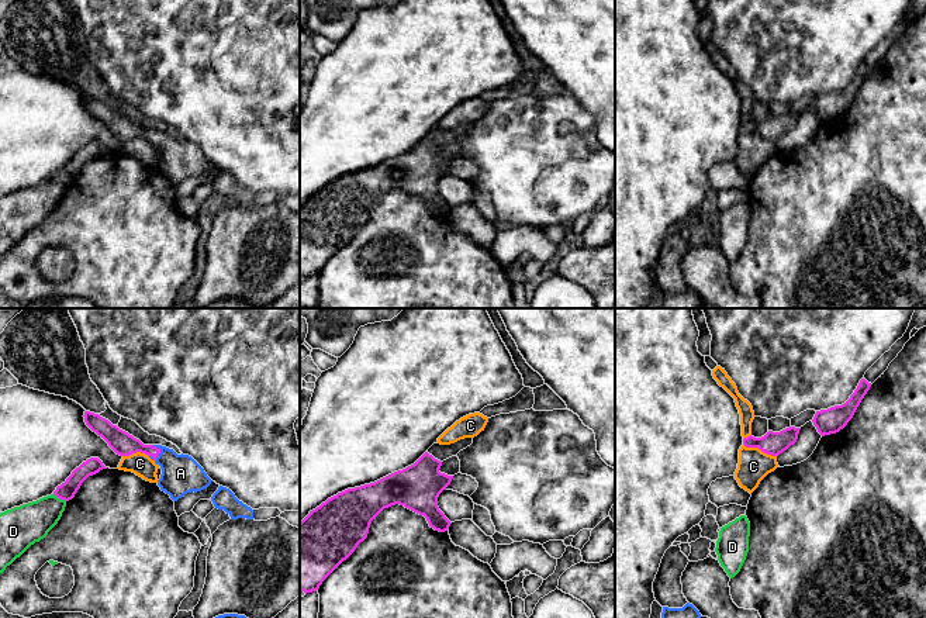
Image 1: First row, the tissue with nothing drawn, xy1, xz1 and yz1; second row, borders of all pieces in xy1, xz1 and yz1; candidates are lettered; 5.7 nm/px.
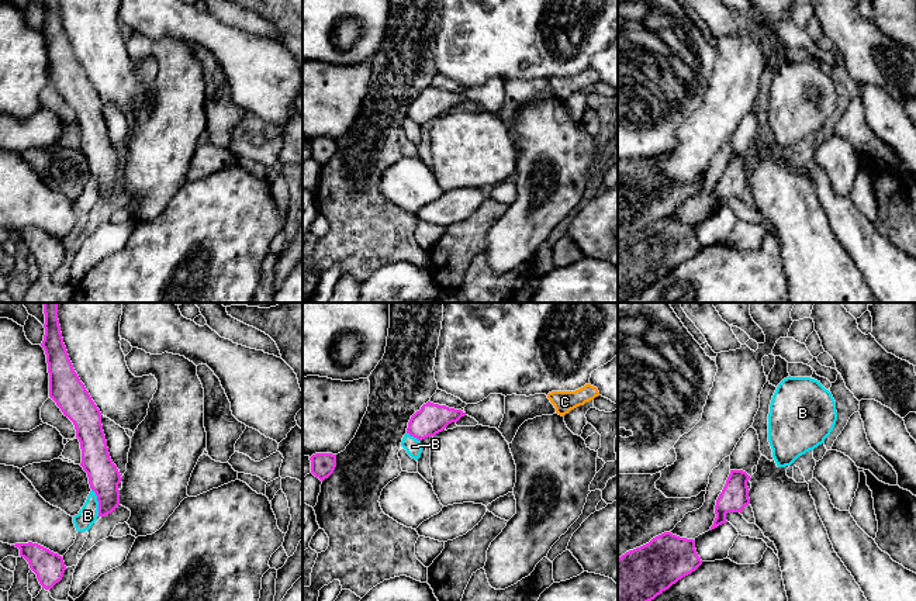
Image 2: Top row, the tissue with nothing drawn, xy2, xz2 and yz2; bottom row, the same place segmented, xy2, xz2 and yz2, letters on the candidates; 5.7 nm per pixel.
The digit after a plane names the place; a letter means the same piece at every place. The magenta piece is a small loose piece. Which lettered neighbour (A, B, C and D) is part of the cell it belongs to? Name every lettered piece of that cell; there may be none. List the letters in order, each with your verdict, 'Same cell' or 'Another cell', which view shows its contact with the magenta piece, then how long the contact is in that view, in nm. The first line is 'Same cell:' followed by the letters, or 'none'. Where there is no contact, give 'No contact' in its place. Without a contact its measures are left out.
Same cell: A
A: Same cell. Touches magenta in xy1. Shared border 100 nm
B: Another cell. Touches magenta in xy2. Shared border 170 nm
C: Another cell. Touches magenta in yz1. Shared border 200 nm
D: Another cell. Touches magenta in xy1. Shared border 90 nm

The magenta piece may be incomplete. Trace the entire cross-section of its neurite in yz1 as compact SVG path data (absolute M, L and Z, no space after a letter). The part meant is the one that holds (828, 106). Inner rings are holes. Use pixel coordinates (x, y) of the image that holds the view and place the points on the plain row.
M861 63L857 73L844 89L816 96L812 107L818 117L825 121L843 114L853 103L857 92L860 90L870 72L871 68L868 68L865 63Z

